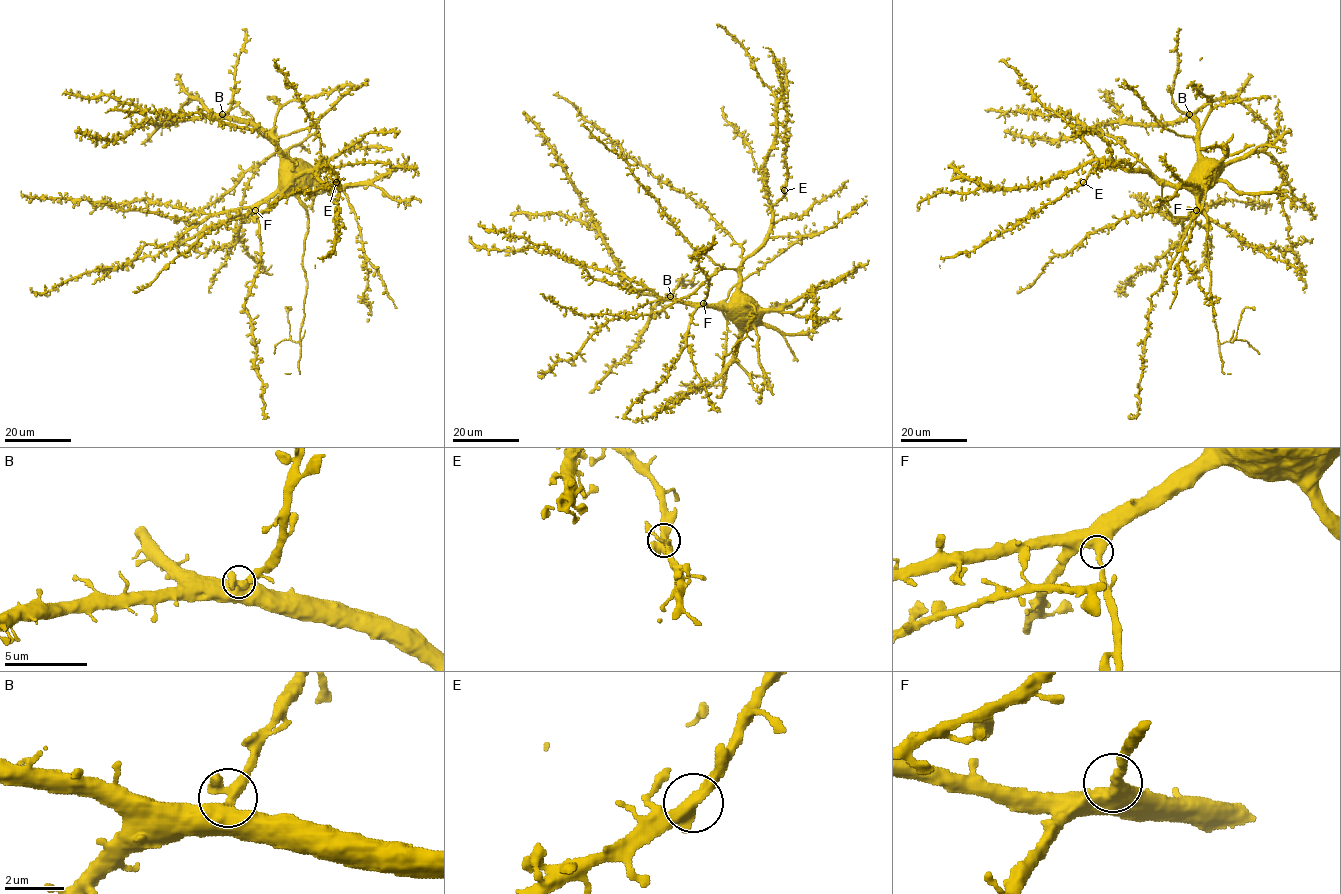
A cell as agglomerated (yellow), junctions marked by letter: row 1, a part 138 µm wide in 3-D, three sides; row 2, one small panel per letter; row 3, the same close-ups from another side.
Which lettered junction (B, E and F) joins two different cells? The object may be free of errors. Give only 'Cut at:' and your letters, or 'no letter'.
Cut at: no letter

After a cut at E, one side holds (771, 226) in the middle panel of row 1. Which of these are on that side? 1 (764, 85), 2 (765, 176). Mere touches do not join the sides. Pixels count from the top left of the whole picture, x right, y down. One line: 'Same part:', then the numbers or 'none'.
Same part: 1, 2

